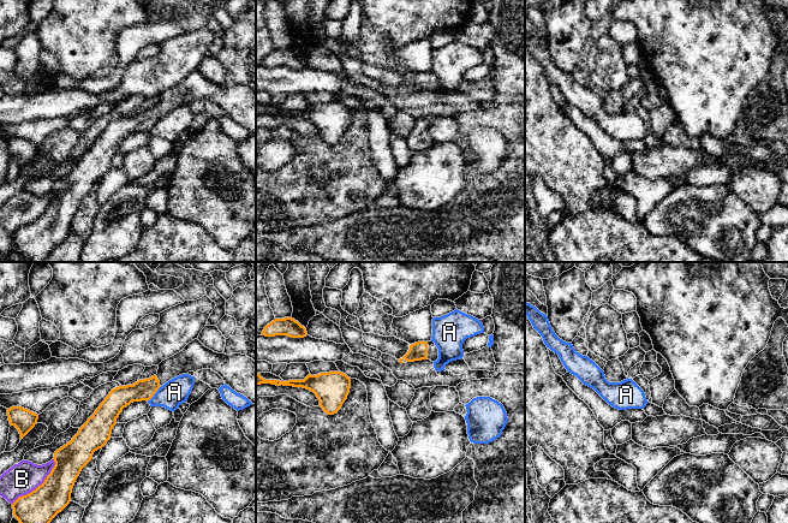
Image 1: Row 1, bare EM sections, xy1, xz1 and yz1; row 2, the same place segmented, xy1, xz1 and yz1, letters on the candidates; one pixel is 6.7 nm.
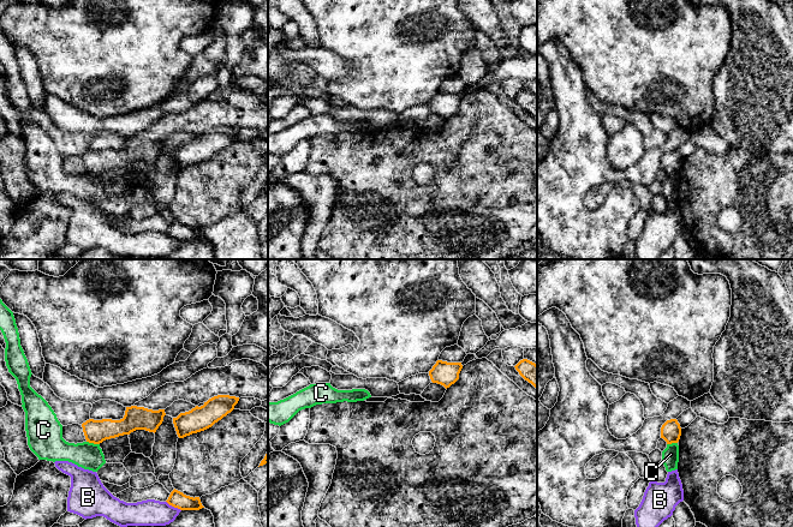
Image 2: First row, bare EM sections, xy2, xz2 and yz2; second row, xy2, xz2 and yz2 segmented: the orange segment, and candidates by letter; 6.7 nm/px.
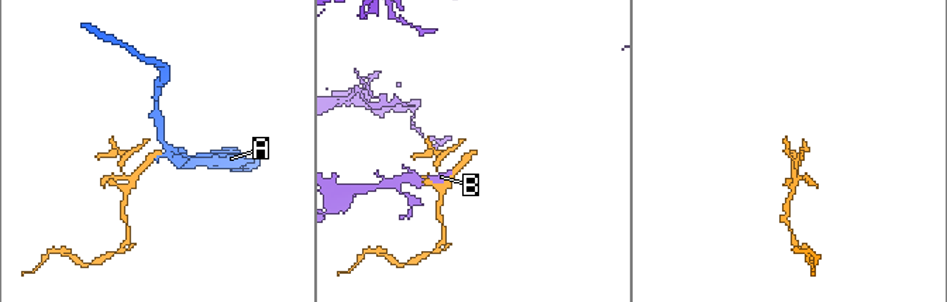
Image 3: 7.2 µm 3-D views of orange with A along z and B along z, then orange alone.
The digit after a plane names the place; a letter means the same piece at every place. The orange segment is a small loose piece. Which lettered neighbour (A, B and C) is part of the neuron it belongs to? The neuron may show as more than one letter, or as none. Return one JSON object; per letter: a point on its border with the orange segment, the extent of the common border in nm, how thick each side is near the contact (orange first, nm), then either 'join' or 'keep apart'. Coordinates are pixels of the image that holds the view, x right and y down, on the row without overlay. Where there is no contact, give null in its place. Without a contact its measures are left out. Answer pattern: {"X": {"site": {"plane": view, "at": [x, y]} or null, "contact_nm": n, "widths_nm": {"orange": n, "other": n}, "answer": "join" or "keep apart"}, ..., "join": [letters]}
{"A": {"site": {"plane": "xy1", "at": [154, 124]}, "contact_nm": 140, "widths_nm": {"orange": 150, "other": 170}, "answer": "keep apart"}, "B": {"site": {"plane": "xy1", "at": [39, 217]}, "contact_nm": 420, "widths_nm": {"orange": 240, "other": 220}, "answer": "keep apart"}, "C": {"site": {"plane": "xy2", "at": [93, 173]}, "contact_nm": 90, "widths_nm": {"orange": 160, "other": 180}, "answer": "keep apart"}, "join": []}

